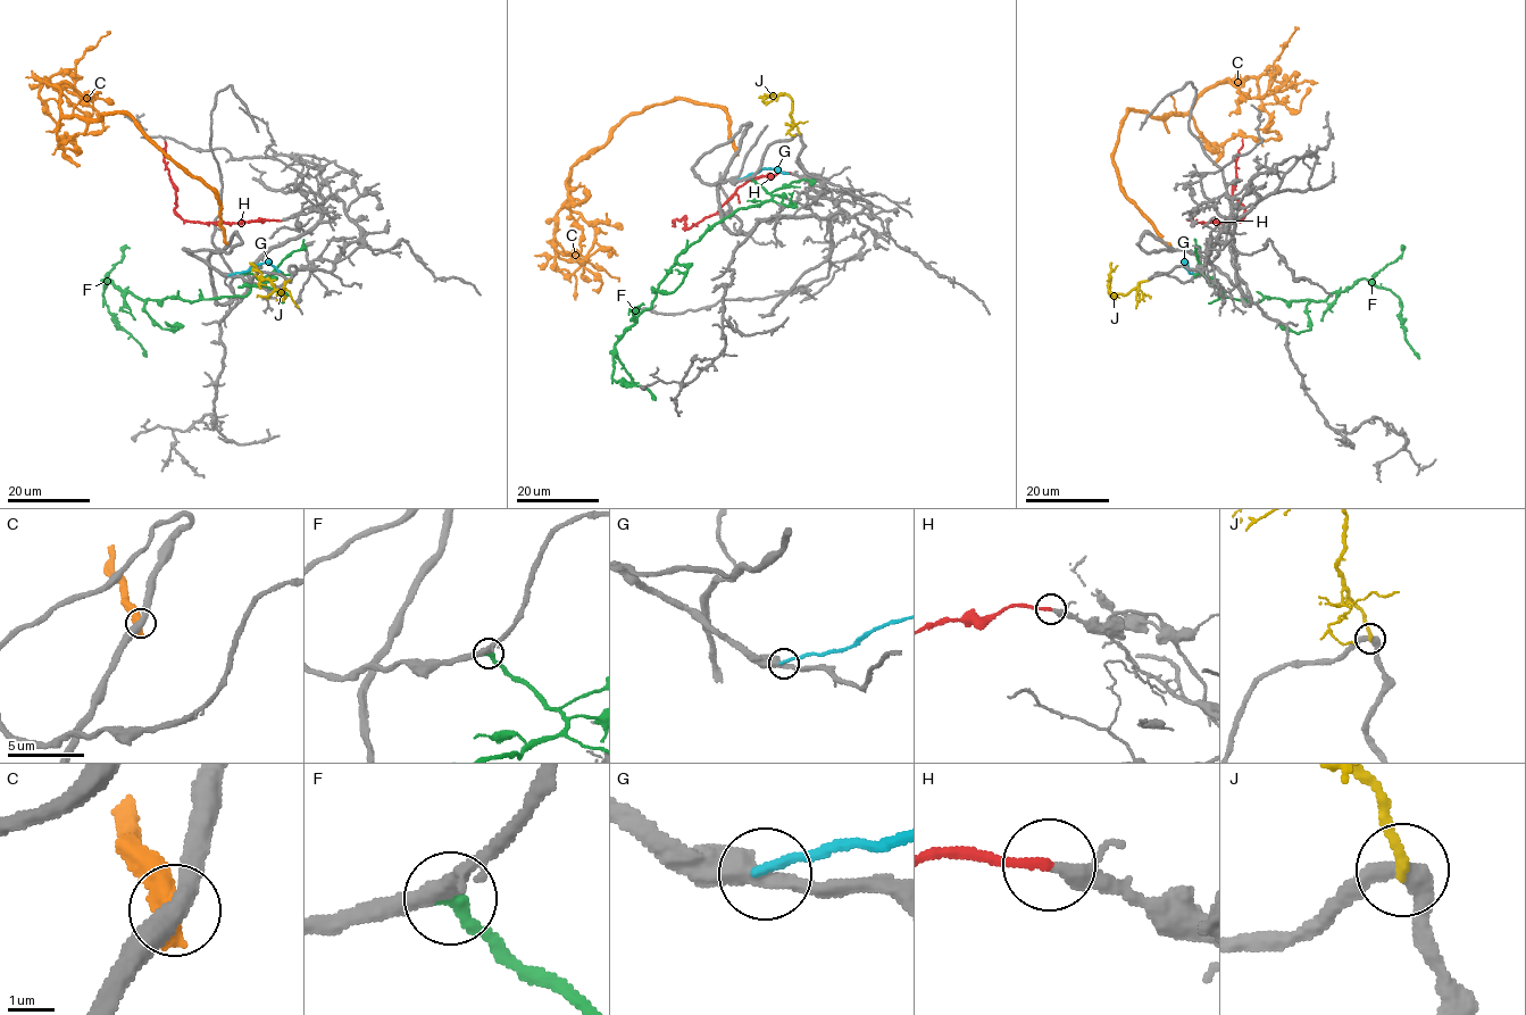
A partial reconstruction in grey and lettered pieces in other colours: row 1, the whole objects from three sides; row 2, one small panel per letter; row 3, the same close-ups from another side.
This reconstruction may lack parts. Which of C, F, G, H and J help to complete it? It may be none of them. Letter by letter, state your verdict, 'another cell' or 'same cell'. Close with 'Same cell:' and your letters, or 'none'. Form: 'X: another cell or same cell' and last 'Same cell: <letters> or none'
C: another cell
F: same cell
G: another cell
H: same cell
J: another cell
Same cell: F, H

